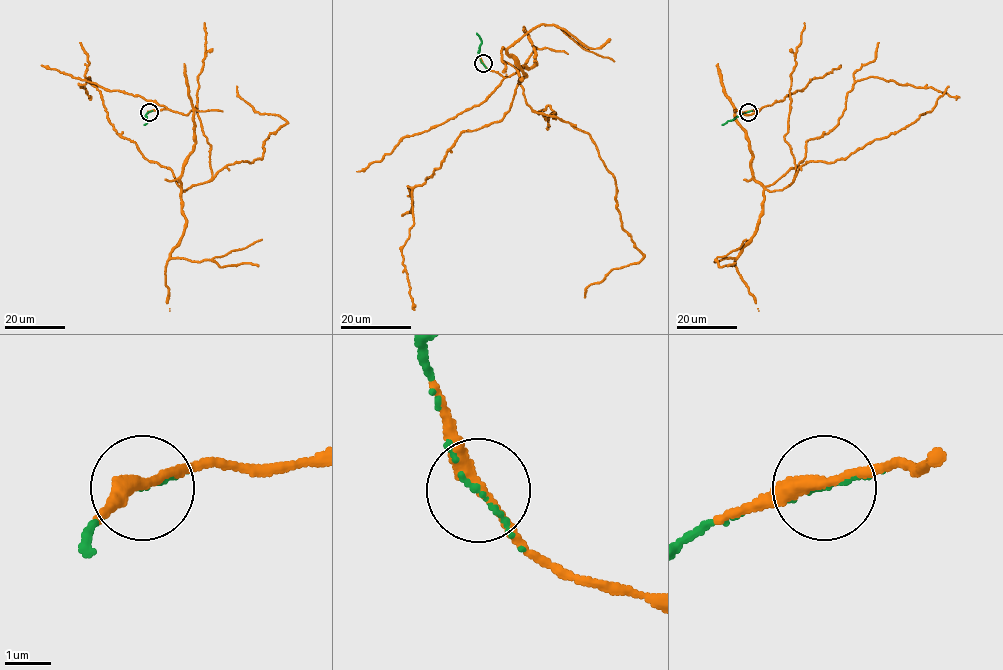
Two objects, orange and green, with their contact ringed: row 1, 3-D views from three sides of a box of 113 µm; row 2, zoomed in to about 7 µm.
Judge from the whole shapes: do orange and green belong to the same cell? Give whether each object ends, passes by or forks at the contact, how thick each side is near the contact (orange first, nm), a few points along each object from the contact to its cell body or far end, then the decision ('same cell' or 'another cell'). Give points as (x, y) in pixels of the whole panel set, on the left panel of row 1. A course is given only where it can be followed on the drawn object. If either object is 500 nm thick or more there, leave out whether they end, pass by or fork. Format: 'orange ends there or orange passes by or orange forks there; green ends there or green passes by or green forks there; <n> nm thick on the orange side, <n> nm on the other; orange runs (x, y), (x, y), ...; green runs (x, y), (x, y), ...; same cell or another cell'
orange passes by; green ends there; 280 nm thick on the orange side, 100 nm on the other; orange runs (149, 112), (193, 111), (195, 145), (179, 186), (168, 168), (116, 131), (88, 77), (80, 84), (91, 97); green runs (149, 112), (144, 125); same cell

